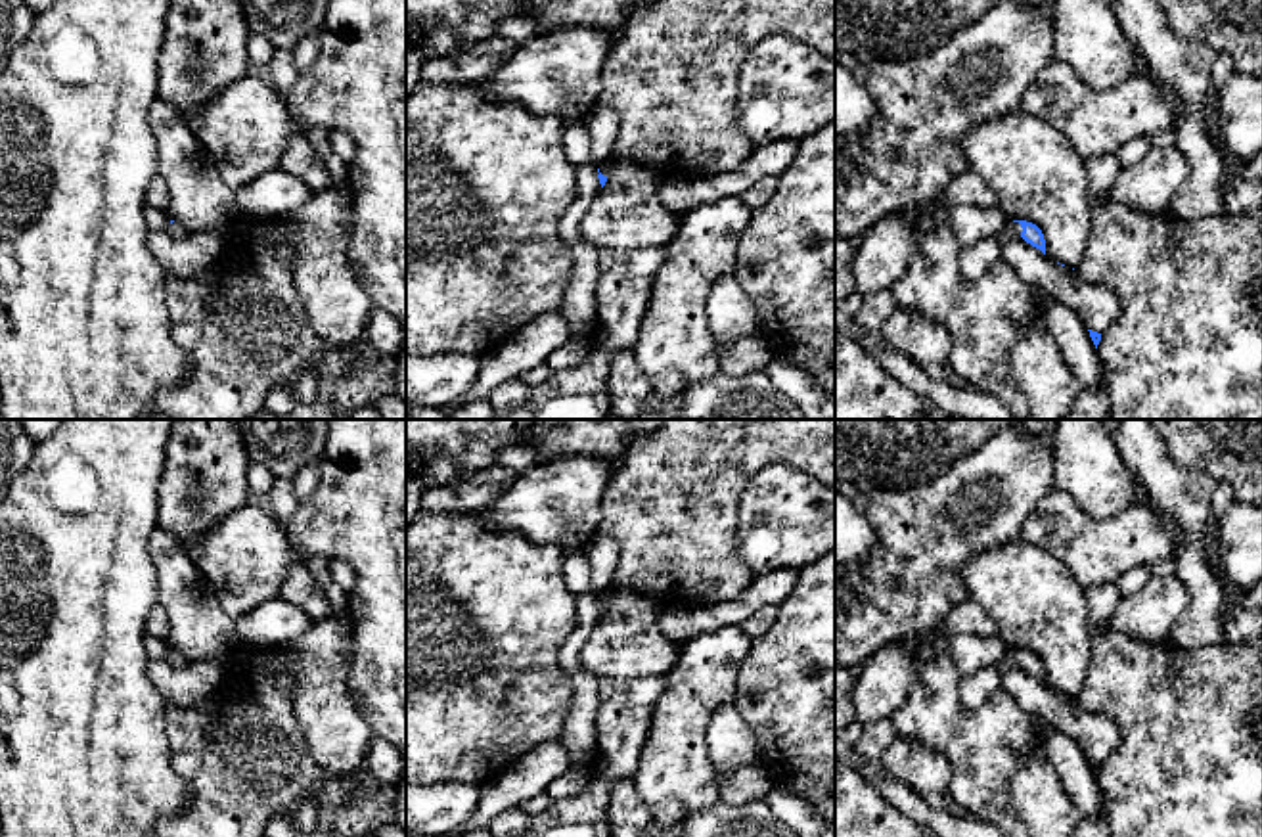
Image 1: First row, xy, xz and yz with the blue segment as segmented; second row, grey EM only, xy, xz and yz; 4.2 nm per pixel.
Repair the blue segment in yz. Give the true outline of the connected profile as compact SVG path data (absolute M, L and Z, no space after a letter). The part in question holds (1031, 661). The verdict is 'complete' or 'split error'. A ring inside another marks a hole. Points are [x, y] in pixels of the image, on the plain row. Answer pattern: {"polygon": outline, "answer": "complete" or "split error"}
{"polygon": "M1013 649L1002 661L965 676L959 686L959 695L967 707L975 709L986 703L986 699L1000 688L1002 670L1021 665L1026 672L1040 678L1046 684L1046 668L1042 659L1026 649Z", "answer": "split error"}

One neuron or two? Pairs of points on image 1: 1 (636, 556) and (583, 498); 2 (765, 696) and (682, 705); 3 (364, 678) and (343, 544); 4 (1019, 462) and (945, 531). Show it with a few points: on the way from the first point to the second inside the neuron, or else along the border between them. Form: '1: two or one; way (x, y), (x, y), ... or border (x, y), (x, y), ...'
1: two; border (615, 474), (602, 497), (596, 531)
2: two; border (747, 656), (740, 669), (738, 694), (732, 703)
3: one; way (374, 646), (374, 577)
4: one; way (1000, 481), (964, 512)

